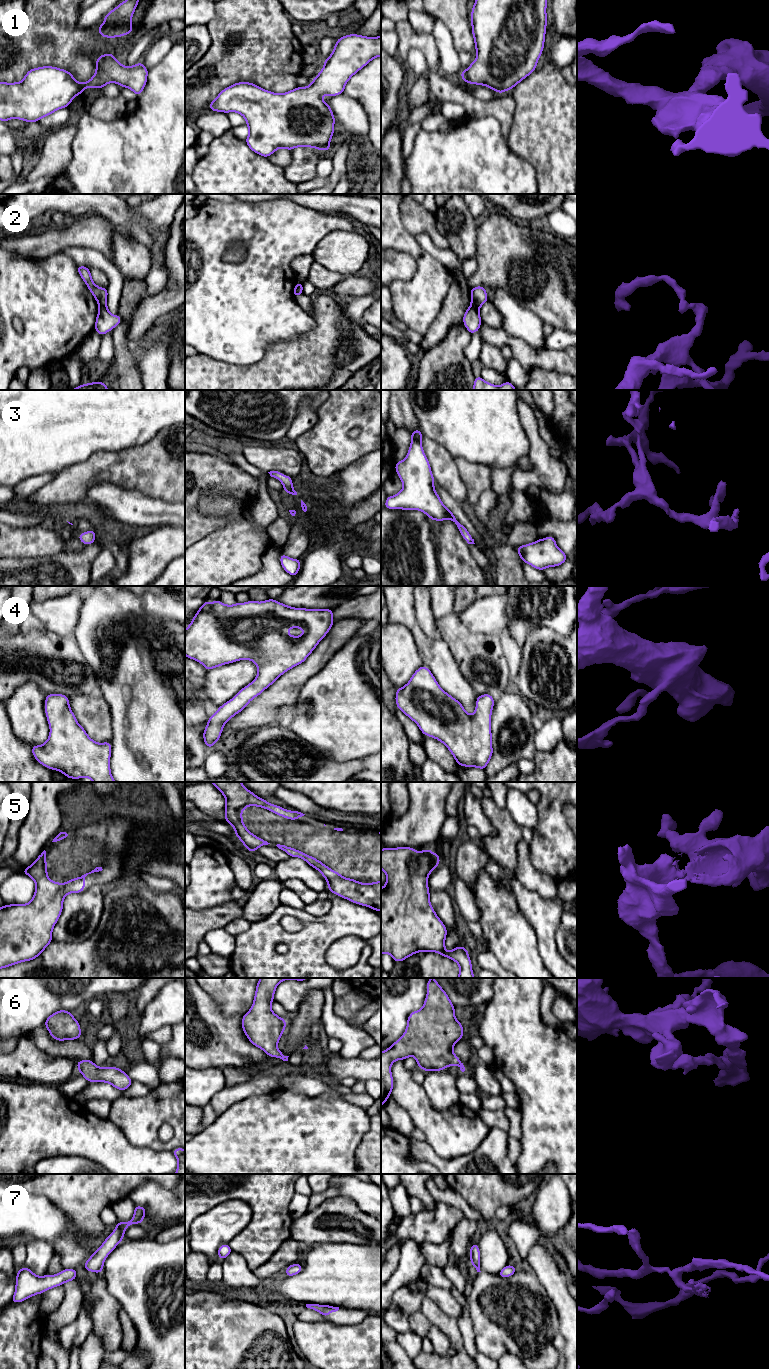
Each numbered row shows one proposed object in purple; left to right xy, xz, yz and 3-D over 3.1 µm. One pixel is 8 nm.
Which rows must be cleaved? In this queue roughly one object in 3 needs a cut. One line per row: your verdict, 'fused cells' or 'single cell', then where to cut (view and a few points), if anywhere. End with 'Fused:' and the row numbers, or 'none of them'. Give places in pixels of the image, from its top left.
1: single cell; cut none
2: fused cells; cut xy (106, 306), (99, 308)
3: single cell; cut none
4: single cell; cut none
5: single cell; cut none
6: single cell; cut none
7: single cell; cut none
Fused: 2

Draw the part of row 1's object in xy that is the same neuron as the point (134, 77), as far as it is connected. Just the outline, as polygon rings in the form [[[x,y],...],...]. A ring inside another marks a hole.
[[[111,53],[96,59],[95,74],[87,82],[79,83],[69,71],[53,66],[33,68],[21,82],[0,82],[0,121],[16,118],[29,123],[37,122],[61,108],[69,107],[72,99],[82,94],[88,86],[102,90],[108,83],[118,83],[120,87],[131,89],[139,97],[146,85],[148,71],[142,61],[134,66],[123,66]]]

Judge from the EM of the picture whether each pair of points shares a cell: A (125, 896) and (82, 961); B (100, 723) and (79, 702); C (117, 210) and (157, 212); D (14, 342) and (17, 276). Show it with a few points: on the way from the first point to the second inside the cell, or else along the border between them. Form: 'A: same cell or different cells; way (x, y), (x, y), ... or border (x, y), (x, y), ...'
A: same cell; way (125, 912), (125, 918), (98, 945)
B: same cell; way (95, 718), (84, 707)
C: same cell; way (127, 210), (147, 210)
D: same cell; way (29, 329), (29, 300), (26, 297), (26, 293)

